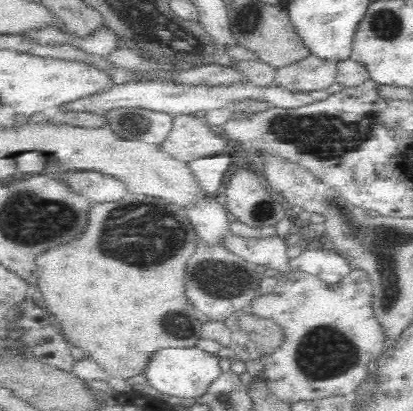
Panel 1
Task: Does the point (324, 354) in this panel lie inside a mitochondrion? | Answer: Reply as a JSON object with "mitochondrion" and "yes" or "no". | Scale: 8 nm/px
{"mitochondrion":"yes"}

